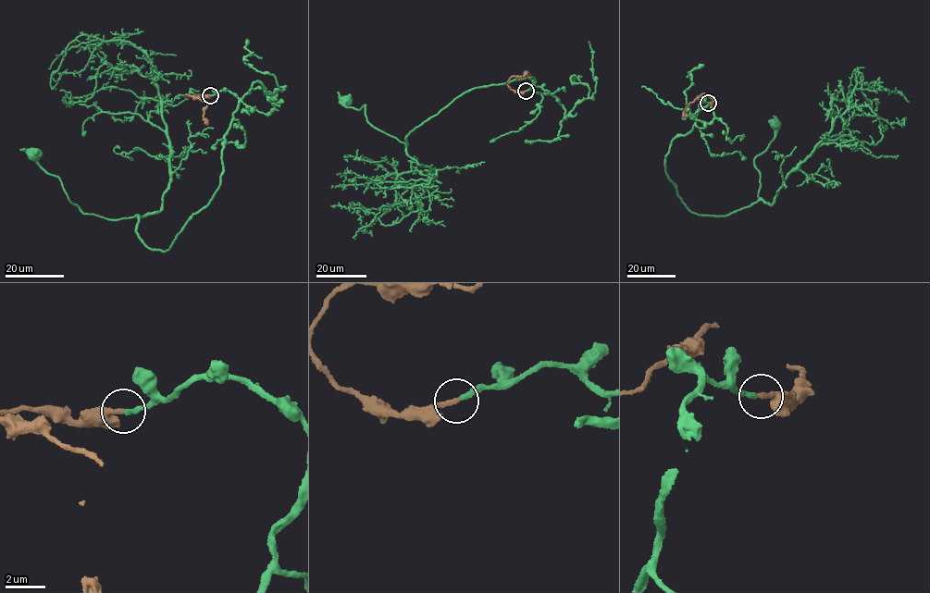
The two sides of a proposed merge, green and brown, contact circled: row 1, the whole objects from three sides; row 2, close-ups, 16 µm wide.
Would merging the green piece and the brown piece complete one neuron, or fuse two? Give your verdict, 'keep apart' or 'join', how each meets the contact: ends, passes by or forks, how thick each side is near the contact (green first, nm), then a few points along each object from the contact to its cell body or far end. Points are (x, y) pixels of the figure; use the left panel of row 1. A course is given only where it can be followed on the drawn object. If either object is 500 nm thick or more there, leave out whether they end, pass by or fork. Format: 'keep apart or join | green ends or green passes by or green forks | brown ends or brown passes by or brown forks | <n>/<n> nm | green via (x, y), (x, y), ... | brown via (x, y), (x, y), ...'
join | green ends | brown ends | 240/280 nm | green via (211, 95), (239, 101), (220, 183), (165, 251), (143, 244), (137, 216), (83, 212), (35, 154) | brown via (210, 95), (185, 96), (199, 97), (206, 103), (203, 116), (205, 124)

